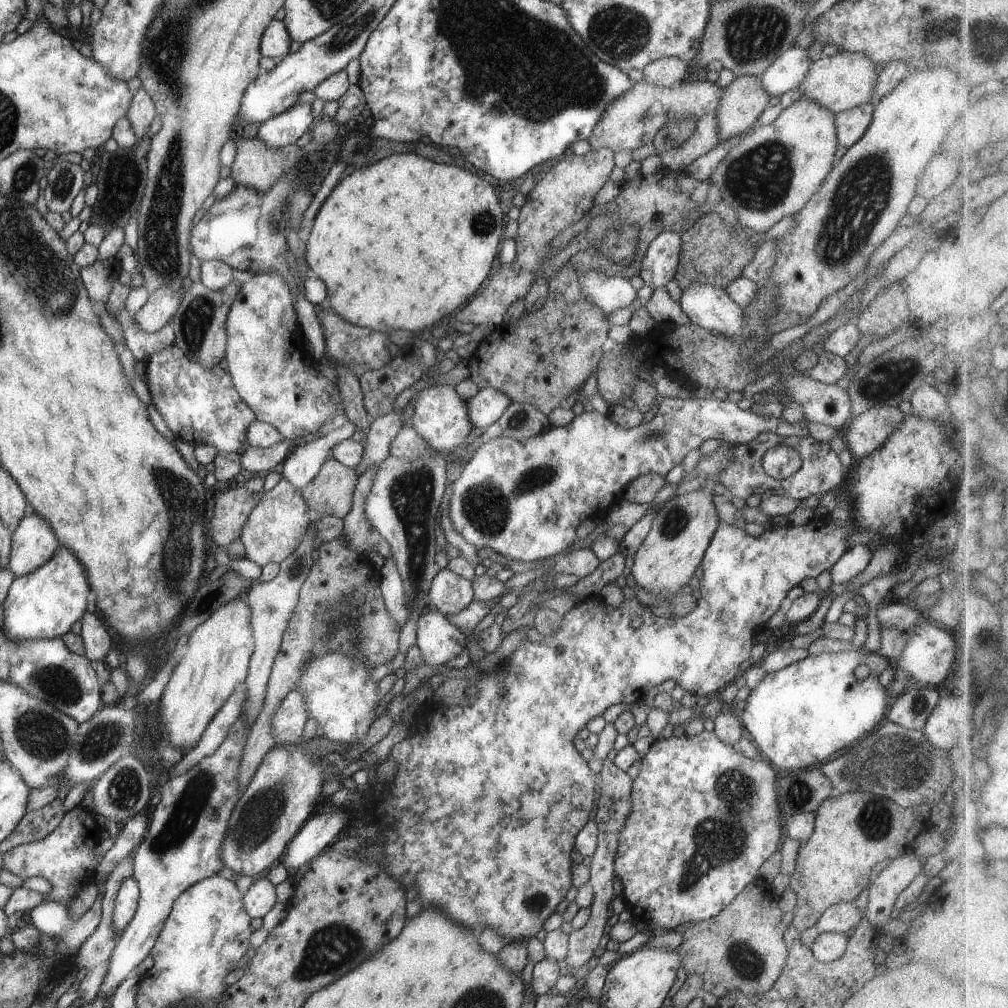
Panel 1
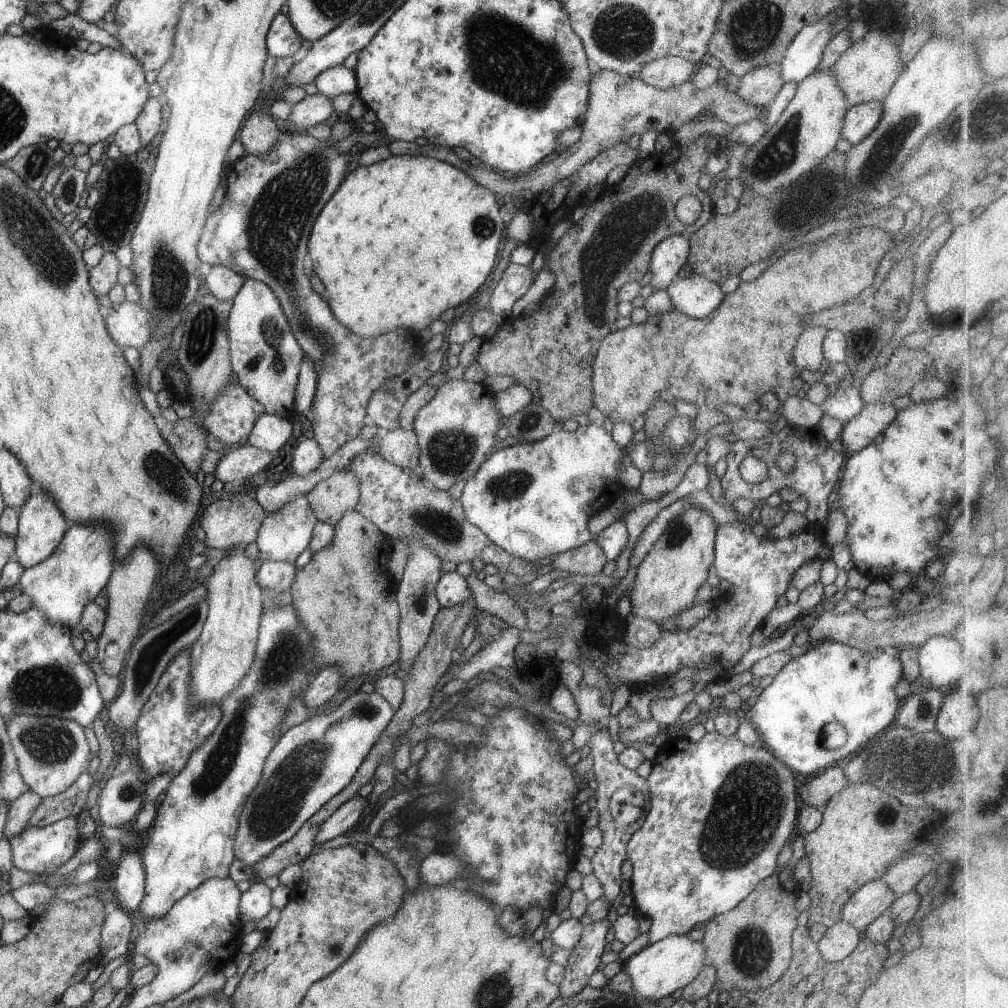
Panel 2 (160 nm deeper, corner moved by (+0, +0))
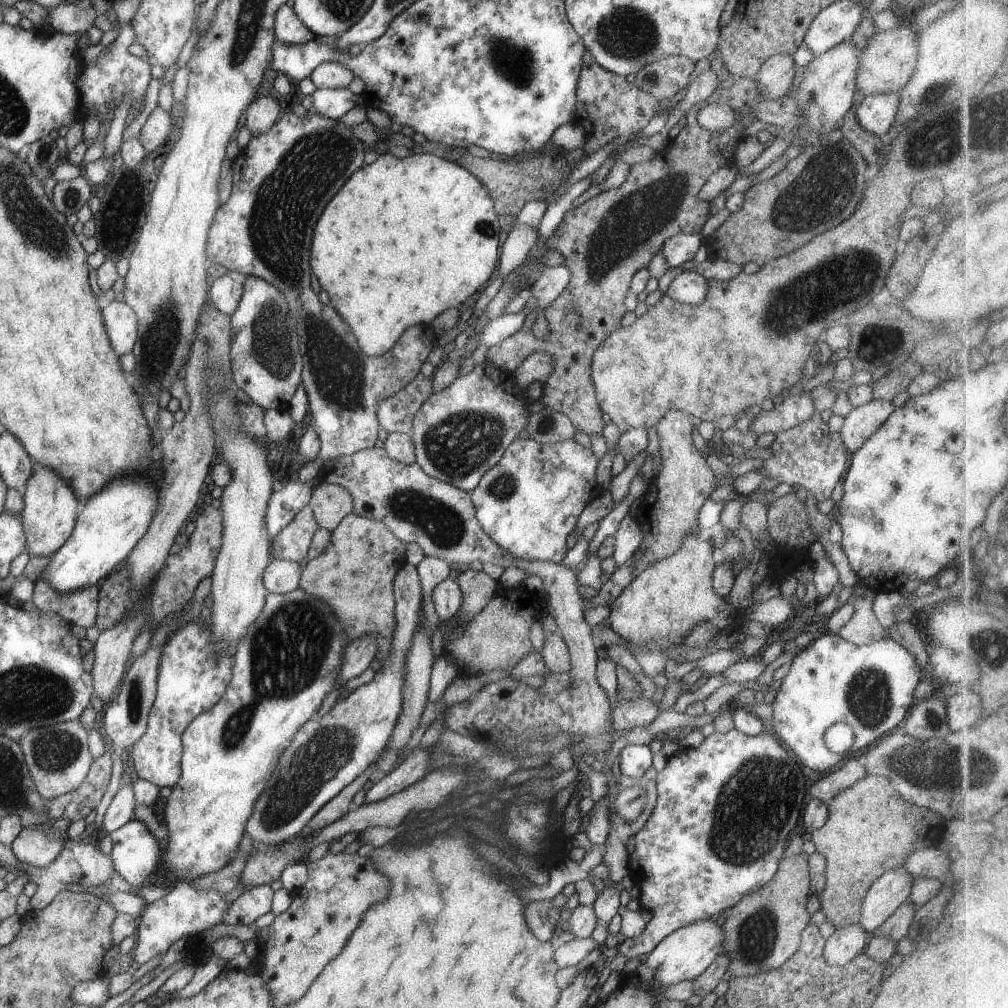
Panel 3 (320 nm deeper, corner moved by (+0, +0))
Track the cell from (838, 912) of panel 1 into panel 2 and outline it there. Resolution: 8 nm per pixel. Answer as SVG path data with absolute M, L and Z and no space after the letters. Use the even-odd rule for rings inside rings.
M883 879L868 882L856 890L850 896L850 901L844 904L841 920L852 924L856 930L864 934L876 918L889 914L897 898Z

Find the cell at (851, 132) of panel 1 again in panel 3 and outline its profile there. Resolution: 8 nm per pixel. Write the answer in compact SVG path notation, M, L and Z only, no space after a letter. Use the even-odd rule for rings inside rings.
M890 92L865 96L856 106L854 114L856 114L856 122L864 130L885 139L896 127L898 94Z

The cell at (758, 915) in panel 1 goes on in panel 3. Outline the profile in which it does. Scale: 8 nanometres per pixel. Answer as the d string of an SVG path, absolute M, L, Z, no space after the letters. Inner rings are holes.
M805 852L794 856L783 856L776 874L764 886L758 887L750 894L745 894L738 904L729 908L725 914L728 920L724 922L723 952L730 957L728 977L749 977L782 966L799 949L802 931L810 923L810 914L806 904L812 895L809 877L809 855Z

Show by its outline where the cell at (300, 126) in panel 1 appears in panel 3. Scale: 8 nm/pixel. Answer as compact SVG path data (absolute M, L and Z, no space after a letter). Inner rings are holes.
M349 87L316 89L306 102L311 111L340 121L346 112L357 105L356 95Z

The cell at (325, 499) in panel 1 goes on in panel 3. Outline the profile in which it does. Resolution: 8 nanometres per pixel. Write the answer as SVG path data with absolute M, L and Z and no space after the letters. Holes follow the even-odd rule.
M319 481L312 488L309 507L320 527L332 532L342 519L353 512L351 494L340 485Z

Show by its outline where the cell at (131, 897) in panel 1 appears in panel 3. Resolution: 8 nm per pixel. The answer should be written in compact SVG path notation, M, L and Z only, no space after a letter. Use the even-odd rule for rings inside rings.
M136 818L109 835L113 842L110 856L115 871L132 886L146 886L149 876L163 862L159 839Z

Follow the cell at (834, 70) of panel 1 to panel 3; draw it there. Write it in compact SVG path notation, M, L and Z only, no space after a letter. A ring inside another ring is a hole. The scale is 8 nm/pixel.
M910 23L888 31L877 31L866 48L858 54L856 88L864 97L872 94L898 93L910 80L918 62L918 31Z

